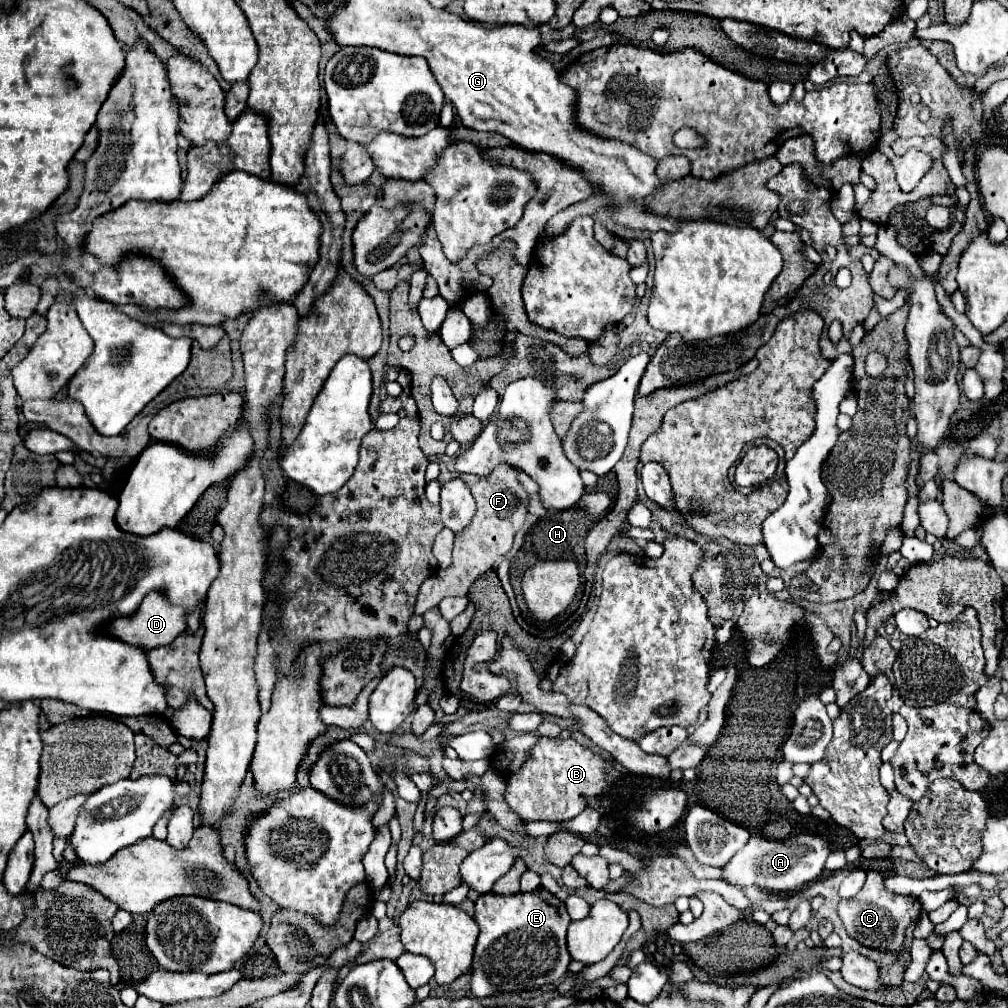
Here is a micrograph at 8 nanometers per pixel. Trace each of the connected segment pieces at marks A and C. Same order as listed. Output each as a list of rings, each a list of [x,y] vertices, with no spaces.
[[[806,833],[806,835],[796,835],[790,839],[780,839],[780,841],[752,835],[746,847],[740,853],[736,853],[726,867],[722,867],[722,877],[728,883],[740,885],[740,887],[754,885],[760,889],[776,891],[776,893],[790,893],[818,879],[830,851],[832,847],[822,835]]]
[[[868,871],[864,887],[858,891],[858,895],[850,899],[842,899],[838,903],[838,917],[844,923],[844,929],[850,937],[856,941],[878,947],[878,949],[890,949],[900,953],[904,943],[904,933],[910,923],[914,923],[920,915],[920,901],[912,895],[894,895],[884,889],[884,875],[878,871]]]

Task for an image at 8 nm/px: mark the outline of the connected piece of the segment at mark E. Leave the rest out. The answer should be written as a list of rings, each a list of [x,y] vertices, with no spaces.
[[[538,889],[534,893],[518,893],[518,895],[480,895],[476,901],[476,923],[480,925],[480,935],[474,947],[472,961],[472,995],[474,997],[490,997],[496,993],[522,993],[538,989],[546,983],[560,983],[560,979],[568,973],[568,965],[572,961],[566,945],[568,923],[572,919],[566,913],[566,907],[560,899],[556,899],[546,889]]]

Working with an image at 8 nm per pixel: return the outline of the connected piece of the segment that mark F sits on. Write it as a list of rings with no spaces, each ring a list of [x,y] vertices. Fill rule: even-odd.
[[[506,463],[494,467],[494,471],[488,477],[460,473],[460,479],[464,479],[468,489],[472,491],[476,505],[478,505],[478,511],[476,511],[474,519],[470,521],[470,525],[456,535],[454,551],[452,551],[452,565],[448,569],[437,570],[436,575],[432,575],[428,581],[422,583],[420,593],[418,593],[418,601],[414,607],[416,615],[424,615],[428,609],[436,607],[448,595],[466,595],[468,587],[480,575],[494,569],[496,561],[512,549],[514,533],[522,527],[524,515],[528,513],[526,511],[528,493],[518,483],[512,467],[508,467]]]

